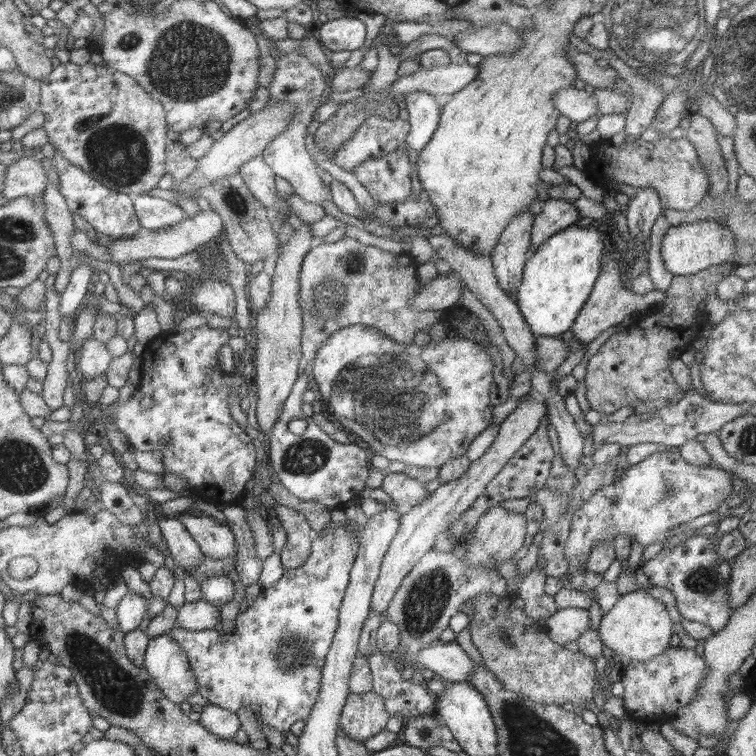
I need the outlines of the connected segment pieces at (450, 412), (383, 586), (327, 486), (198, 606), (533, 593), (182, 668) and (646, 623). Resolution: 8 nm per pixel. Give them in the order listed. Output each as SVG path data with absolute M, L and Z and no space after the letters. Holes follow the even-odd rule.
M353 325L347 328L342 328L333 332L329 340L326 341L320 348L317 358L313 364L313 376L318 383L318 392L322 396L322 400L327 406L327 411L331 412L335 419L342 424L342 428L350 431L355 436L358 436L367 443L370 449L374 450L375 454L386 457L392 462L404 462L406 466L440 468L449 464L456 457L466 456L466 450L470 446L470 442L488 428L494 408L490 408L490 385L492 385L492 371L494 371L494 362L490 358L490 348L480 344L474 339L464 337L449 338L447 335L438 341L431 341L425 346L418 344L406 343L400 344L391 338L388 338L383 332L378 329L366 327L363 325Z
M534 393L532 399L522 401L502 423L498 435L486 452L476 461L473 461L468 470L456 480L441 485L429 494L429 497L409 512L400 516L398 533L390 543L388 552L384 555L380 565L379 577L375 582L375 589L371 598L371 610L380 614L387 610L390 601L396 594L403 578L412 570L412 567L434 549L434 541L438 534L445 533L453 523L460 519L472 503L484 492L488 483L506 466L506 463L524 446L524 443L536 432L547 408L544 401Z
M302 374L285 402L284 412L269 436L267 460L274 478L294 496L305 501L322 503L330 510L338 509L340 504L346 504L350 498L358 496L360 490L364 490L364 482L370 470L368 460L372 458L372 452L360 444L342 444L332 440L315 422L312 422L312 417L304 416L300 406L302 394L309 389L308 382L307 376ZM297 418L306 420L308 424L302 435L292 433L287 427L290 420Z
M201 598L193 602L185 602L177 610L176 624L178 627L185 627L186 630L198 632L214 629L219 618L220 608Z
M537 564L518 587L518 597L524 601L524 607L521 609L538 624L545 624L551 615L551 612L539 603L539 598L545 593L546 577L547 574Z
M163 634L149 638L143 661L157 686L179 705L198 690L197 677L190 668L188 657L172 635Z
M643 590L622 595L601 618L599 635L603 644L621 656L625 662L648 662L664 653L670 646L672 620L669 609L660 599Z

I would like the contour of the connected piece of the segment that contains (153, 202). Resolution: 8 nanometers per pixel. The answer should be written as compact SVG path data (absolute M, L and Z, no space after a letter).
M131 195L141 228L160 230L186 220L189 215L174 202L150 195Z

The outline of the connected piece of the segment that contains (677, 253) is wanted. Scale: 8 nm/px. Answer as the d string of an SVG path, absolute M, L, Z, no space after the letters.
M714 219L686 222L683 225L671 226L666 232L662 242L662 261L672 275L691 277L724 262L732 262L737 244L737 236L725 222L717 222Z

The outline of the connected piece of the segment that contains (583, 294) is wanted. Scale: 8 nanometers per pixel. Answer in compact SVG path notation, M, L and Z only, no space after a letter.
M577 224L554 234L549 241L530 253L524 266L522 285L516 292L517 306L534 335L558 337L570 330L585 307L601 275L604 236L596 227Z

